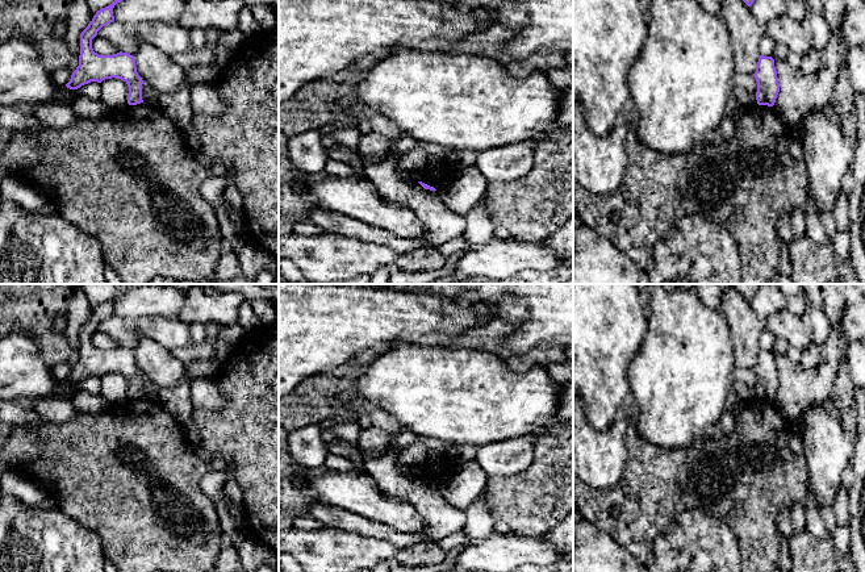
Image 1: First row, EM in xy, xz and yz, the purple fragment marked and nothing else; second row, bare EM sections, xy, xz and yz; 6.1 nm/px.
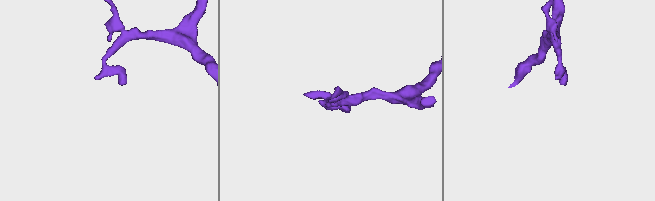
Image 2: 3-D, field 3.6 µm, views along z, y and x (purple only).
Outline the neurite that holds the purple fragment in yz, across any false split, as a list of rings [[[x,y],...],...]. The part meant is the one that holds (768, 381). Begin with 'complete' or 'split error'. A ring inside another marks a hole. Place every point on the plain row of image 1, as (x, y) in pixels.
complete; [[[760,350],[753,371],[757,376],[757,398],[773,401],[780,387],[774,354],[772,351]]]

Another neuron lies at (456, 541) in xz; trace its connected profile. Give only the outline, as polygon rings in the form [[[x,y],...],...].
[[[463,531],[460,533],[455,533],[452,535],[448,535],[440,540],[438,540],[436,543],[444,550],[444,551],[451,551],[454,548],[461,548],[464,546],[467,546],[467,536]]]

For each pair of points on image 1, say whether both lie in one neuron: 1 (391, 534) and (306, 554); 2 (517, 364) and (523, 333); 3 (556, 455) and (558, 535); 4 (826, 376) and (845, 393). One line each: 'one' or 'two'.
1: two
2: two
3: two
4: two

